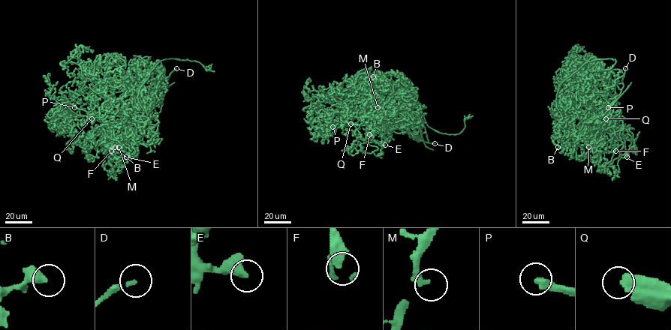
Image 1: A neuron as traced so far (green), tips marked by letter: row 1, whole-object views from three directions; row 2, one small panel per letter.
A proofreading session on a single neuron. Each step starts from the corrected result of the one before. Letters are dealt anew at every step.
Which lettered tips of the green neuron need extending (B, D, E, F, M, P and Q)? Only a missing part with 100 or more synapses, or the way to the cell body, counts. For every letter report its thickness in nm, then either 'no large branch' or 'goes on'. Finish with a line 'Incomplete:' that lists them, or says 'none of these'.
B: calibre 340 nm; no large branch
D: calibre 170 nm; goes on
E: calibre 480 nm; no large branch
F: calibre 420 nm; no large branch
M: calibre 170 nm; no large branch
P: calibre 360 nm; no large branch
Q: calibre 460 nm; goes on
Incomplete: D, Q

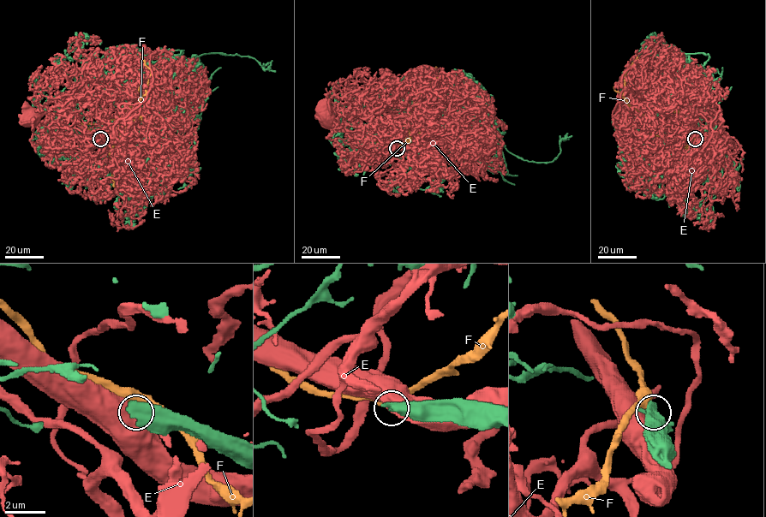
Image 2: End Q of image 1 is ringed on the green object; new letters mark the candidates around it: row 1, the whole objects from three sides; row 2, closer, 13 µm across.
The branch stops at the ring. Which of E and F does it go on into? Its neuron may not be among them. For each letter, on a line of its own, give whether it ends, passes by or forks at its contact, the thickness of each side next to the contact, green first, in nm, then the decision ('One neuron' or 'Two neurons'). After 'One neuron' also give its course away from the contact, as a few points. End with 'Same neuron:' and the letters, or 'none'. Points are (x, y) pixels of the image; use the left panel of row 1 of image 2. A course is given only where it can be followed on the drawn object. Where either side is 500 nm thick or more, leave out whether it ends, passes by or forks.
E: Thickness 800 nm (green) against 750 nm. Two neurons
F: Thickness 700 nm (green) against 500 nm. Two neurons
Same neuron: none

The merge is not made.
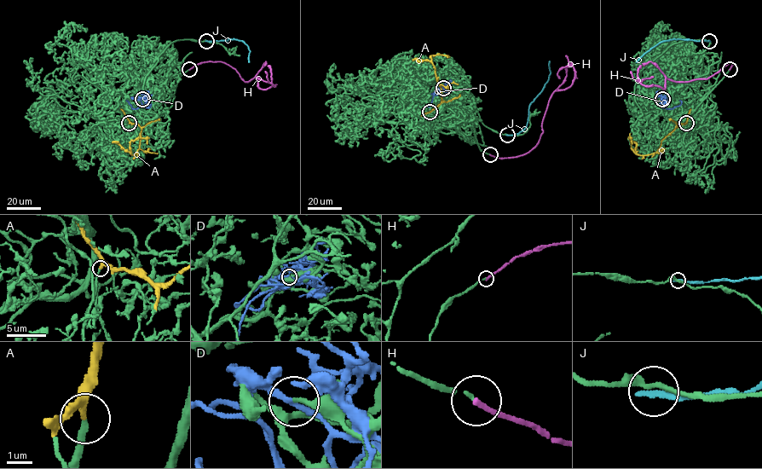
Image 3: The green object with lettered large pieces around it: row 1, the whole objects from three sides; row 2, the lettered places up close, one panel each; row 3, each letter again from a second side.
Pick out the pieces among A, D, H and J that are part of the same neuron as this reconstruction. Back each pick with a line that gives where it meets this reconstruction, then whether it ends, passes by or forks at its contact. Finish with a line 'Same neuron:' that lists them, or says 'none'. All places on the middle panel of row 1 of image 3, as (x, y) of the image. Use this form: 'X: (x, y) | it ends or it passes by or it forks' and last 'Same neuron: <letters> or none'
Same neuron: none

